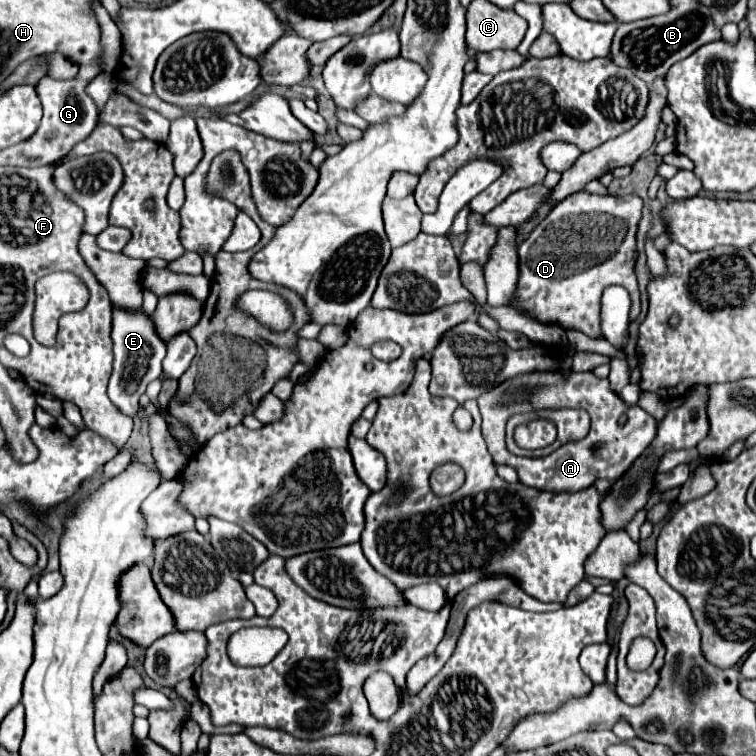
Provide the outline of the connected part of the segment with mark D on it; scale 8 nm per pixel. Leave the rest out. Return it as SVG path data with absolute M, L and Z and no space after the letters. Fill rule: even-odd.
M579 191L569 195L561 203L557 203L551 213L533 229L533 233L519 245L519 281L515 295L511 299L511 307L521 311L523 315L543 323L543 325L559 325L561 329L575 329L593 339L601 337L601 293L609 285L623 285L633 293L633 309L631 323L641 313L641 293L635 277L635 261L637 261L637 225L641 219L643 199L639 195L591 195L587 191Z

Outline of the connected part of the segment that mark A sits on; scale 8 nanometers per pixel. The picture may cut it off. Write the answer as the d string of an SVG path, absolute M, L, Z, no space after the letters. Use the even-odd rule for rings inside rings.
M545 371L545 373L523 373L521 377L511 377L504 383L489 389L477 399L479 411L483 417L483 437L487 441L489 453L497 465L511 465L519 481L529 487L549 489L549 491L579 491L591 487L595 479L603 477L607 481L619 479L627 467L635 461L641 451L649 447L657 433L657 421L639 405L627 405L609 385L609 379L599 379L593 373L563 373L563 371ZM527 387L531 389L528 399L516 397L513 401L505 399L503 389ZM539 409L587 409L591 417L589 433L579 441L569 441L547 457L517 457L507 451L505 429L509 418L517 413L526 413Z

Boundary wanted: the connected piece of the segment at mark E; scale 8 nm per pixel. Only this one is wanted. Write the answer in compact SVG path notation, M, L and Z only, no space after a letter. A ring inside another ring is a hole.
M113 309L113 375L109 379L107 395L113 401L113 405L125 413L127 417L135 419L141 411L139 397L145 393L145 387L149 381L161 377L161 361L165 357L165 343L157 337L155 327L151 323L151 317L145 313L129 313L121 309Z

